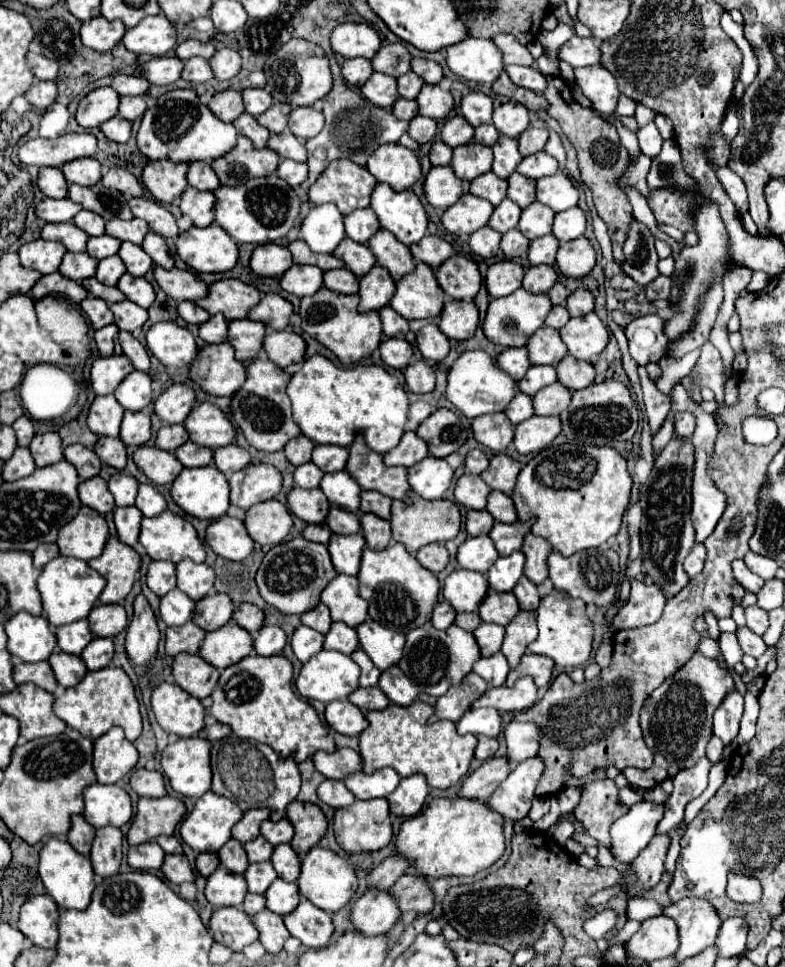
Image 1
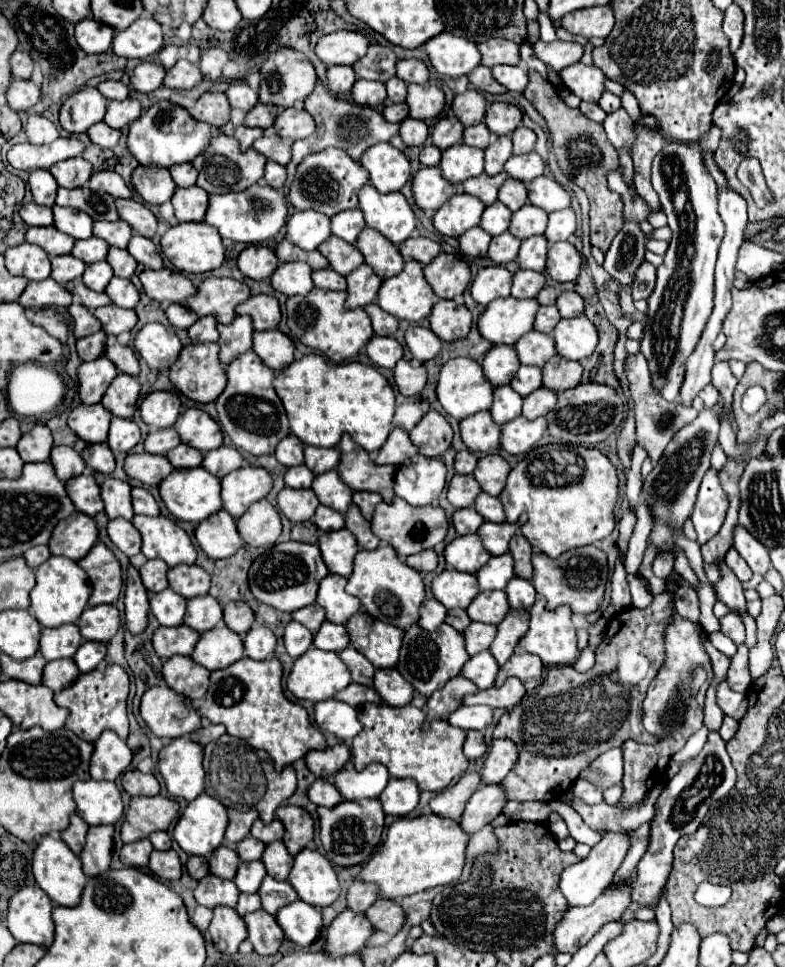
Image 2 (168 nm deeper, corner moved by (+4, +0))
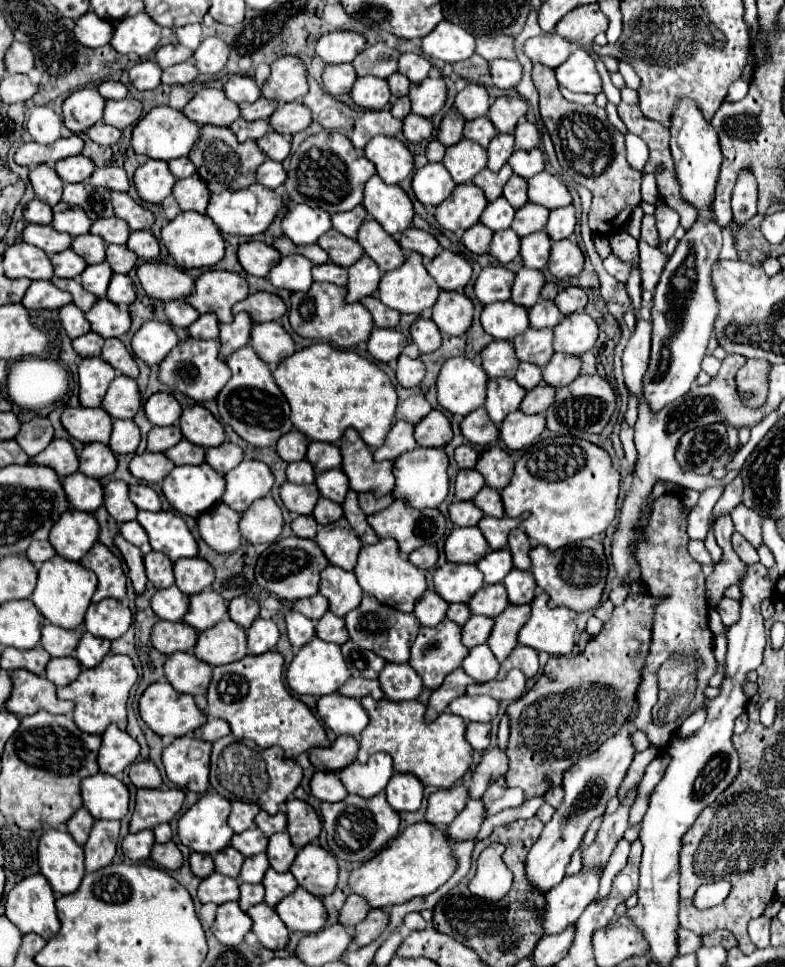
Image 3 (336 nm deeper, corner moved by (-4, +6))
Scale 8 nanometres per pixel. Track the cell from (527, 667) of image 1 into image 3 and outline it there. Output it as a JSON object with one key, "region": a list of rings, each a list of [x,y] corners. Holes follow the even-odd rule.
{"region":[[[517,646],[513,654],[501,663],[498,679],[506,677],[511,669],[519,669],[527,678],[533,678],[539,672],[539,654],[529,646]]]}

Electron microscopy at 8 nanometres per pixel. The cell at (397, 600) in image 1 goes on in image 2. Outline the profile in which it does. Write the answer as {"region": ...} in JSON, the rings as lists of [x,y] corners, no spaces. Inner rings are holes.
{"region":[[[381,544],[375,550],[357,552],[355,566],[347,582],[347,592],[361,600],[361,606],[367,614],[403,630],[417,624],[419,606],[425,600],[425,584],[421,574],[399,560],[389,544]]]}

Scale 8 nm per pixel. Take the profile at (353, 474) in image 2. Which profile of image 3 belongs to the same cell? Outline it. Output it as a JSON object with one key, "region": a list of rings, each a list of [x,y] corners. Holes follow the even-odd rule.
{"region":[[[355,428],[345,430],[339,448],[343,454],[341,468],[347,474],[349,484],[355,492],[373,492],[375,496],[391,494],[395,486],[393,462],[375,462],[371,448],[361,440]]]}

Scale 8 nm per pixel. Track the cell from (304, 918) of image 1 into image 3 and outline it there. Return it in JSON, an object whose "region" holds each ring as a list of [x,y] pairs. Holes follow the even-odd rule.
{"region":[[[297,888],[297,892],[285,896],[275,910],[291,932],[317,934],[327,922],[327,910],[323,902],[303,888]]]}

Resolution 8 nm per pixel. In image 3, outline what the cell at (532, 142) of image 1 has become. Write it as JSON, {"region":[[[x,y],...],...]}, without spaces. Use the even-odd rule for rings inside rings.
{"region":[[[521,120],[513,134],[515,134],[515,150],[531,150],[539,144],[539,130],[529,120]]]}

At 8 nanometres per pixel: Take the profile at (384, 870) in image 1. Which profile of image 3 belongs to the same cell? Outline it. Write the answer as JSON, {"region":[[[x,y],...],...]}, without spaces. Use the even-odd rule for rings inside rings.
{"region":[[[349,894],[349,898],[345,900],[345,904],[339,912],[339,922],[349,924],[349,928],[353,928],[357,922],[361,922],[367,916],[369,910],[371,910],[371,906],[367,904],[367,900],[361,900],[359,894]]]}

